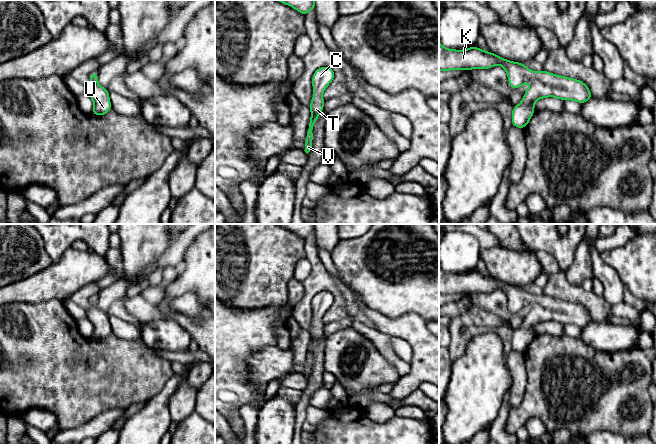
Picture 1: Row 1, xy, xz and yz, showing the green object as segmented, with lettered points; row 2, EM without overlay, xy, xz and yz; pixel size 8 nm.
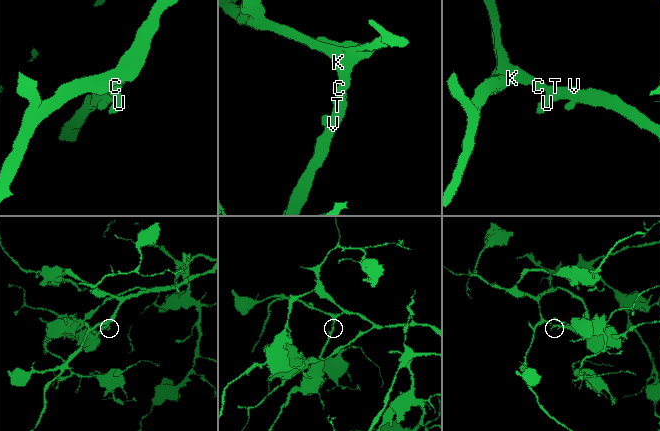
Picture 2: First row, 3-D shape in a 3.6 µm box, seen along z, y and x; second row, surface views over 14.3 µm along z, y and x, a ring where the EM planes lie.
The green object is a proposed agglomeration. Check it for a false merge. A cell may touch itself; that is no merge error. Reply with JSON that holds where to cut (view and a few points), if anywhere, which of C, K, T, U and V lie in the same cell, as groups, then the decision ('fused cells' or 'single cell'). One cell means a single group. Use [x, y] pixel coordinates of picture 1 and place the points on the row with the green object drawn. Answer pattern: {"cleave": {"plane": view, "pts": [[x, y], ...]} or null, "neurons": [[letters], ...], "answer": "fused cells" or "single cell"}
{"cleave": null, "neurons": [["C", "K", "T", "U", "V"]], "answer": "single cell"}

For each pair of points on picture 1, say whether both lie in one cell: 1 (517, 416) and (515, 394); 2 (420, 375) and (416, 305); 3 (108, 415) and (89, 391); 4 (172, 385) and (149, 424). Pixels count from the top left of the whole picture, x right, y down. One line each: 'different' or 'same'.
1: different
2: different
3: different
4: same

